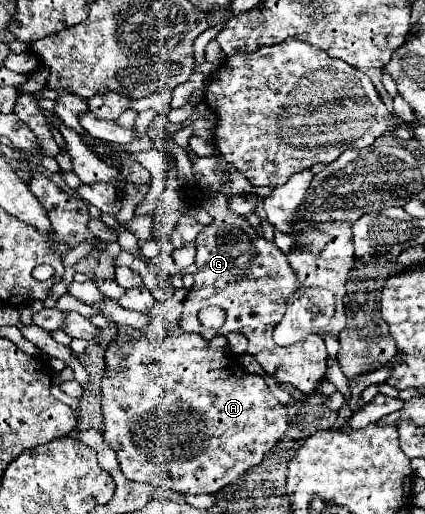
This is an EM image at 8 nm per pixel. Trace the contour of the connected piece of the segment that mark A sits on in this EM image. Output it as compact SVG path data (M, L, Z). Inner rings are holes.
M167 299L163 305L157 305L153 311L149 311L149 325L147 329L143 329L145 337L141 341L133 341L133 343L123 343L123 351L125 351L125 357L127 357L127 371L123 375L115 375L115 377L107 377L107 373L103 373L103 379L101 379L101 410L103 415L103 423L105 426L103 437L105 443L117 453L117 457L121 459L121 471L125 473L127 479L131 481L141 481L141 483L155 483L157 487L167 487L167 489L173 489L173 491L179 491L179 493L185 493L185 495L201 495L201 493L215 493L215 491L221 491L227 483L239 479L247 469L255 467L261 463L263 455L275 447L275 443L283 437L283 433L287 431L287 409L271 395L269 387L265 385L263 377L257 377L257 375L251 375L251 373L245 373L239 369L239 365L233 361L231 355L223 353L223 351L209 351L207 349L207 341L197 335L197 333L179 333L179 331L173 331L175 327L169 327L169 325L177 325L179 323L179 299ZM135 465L141 465L139 473L135 473ZM147 467L155 469L155 475L153 471L147 473Z

